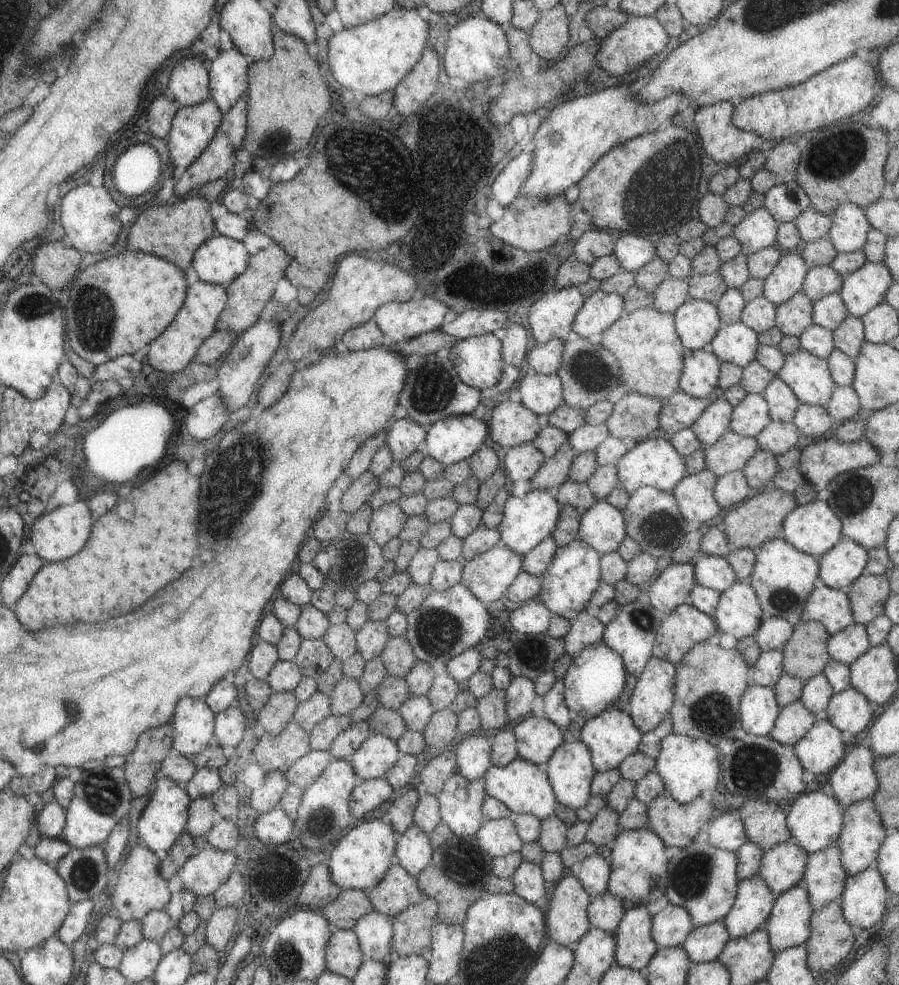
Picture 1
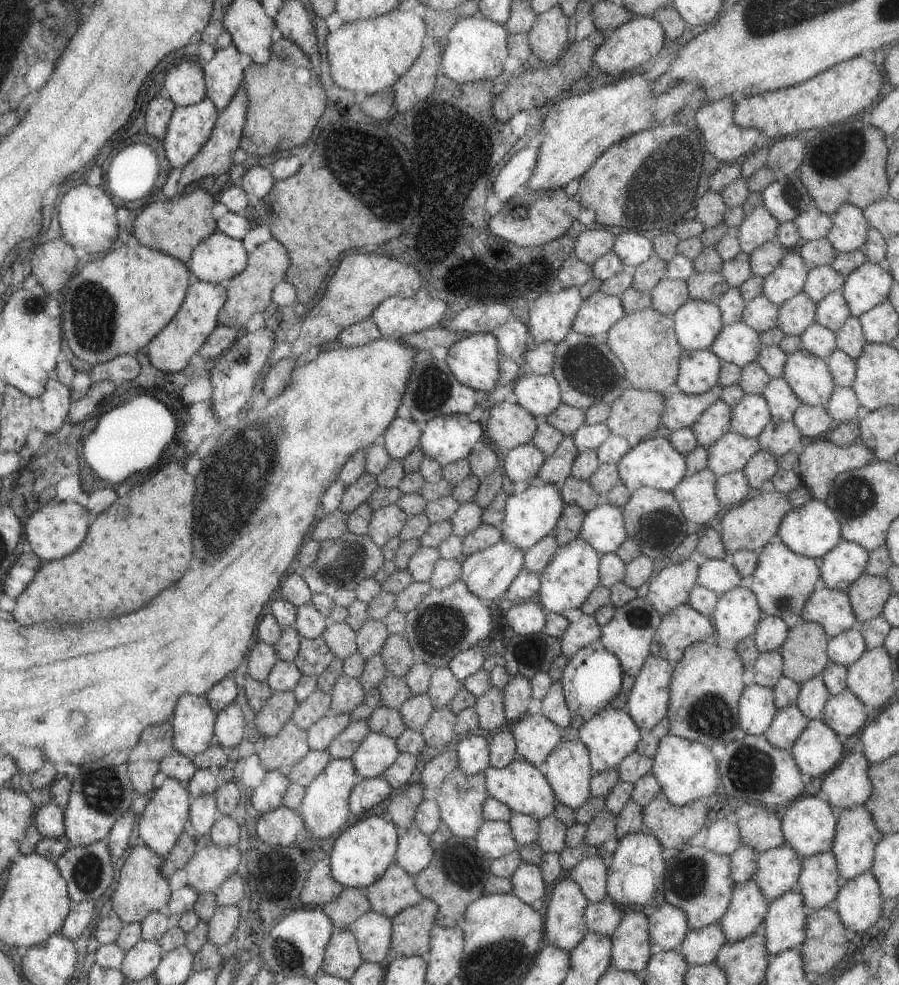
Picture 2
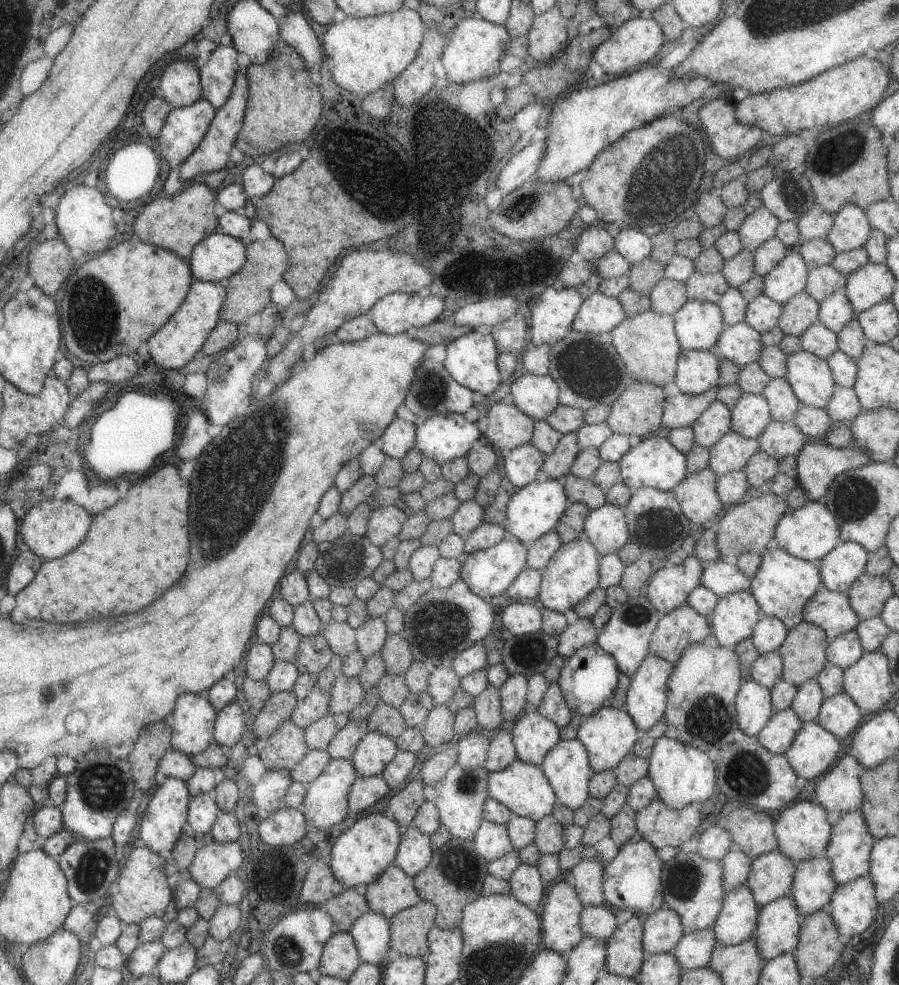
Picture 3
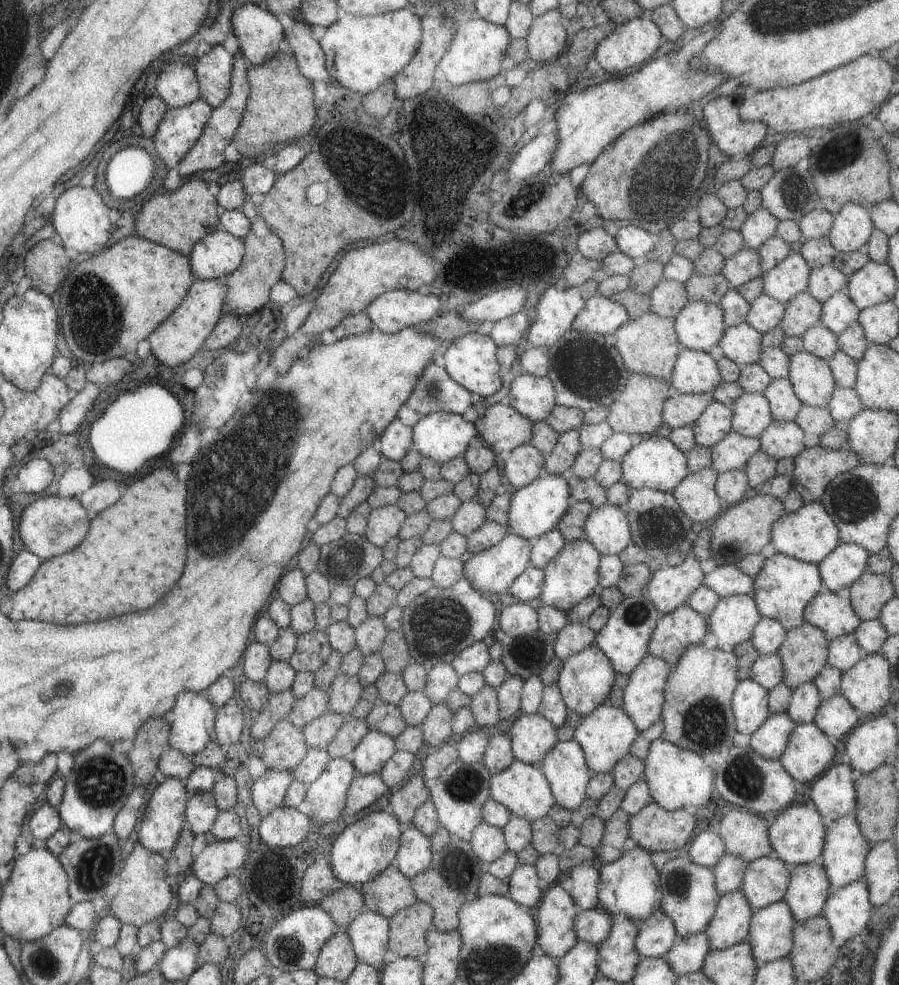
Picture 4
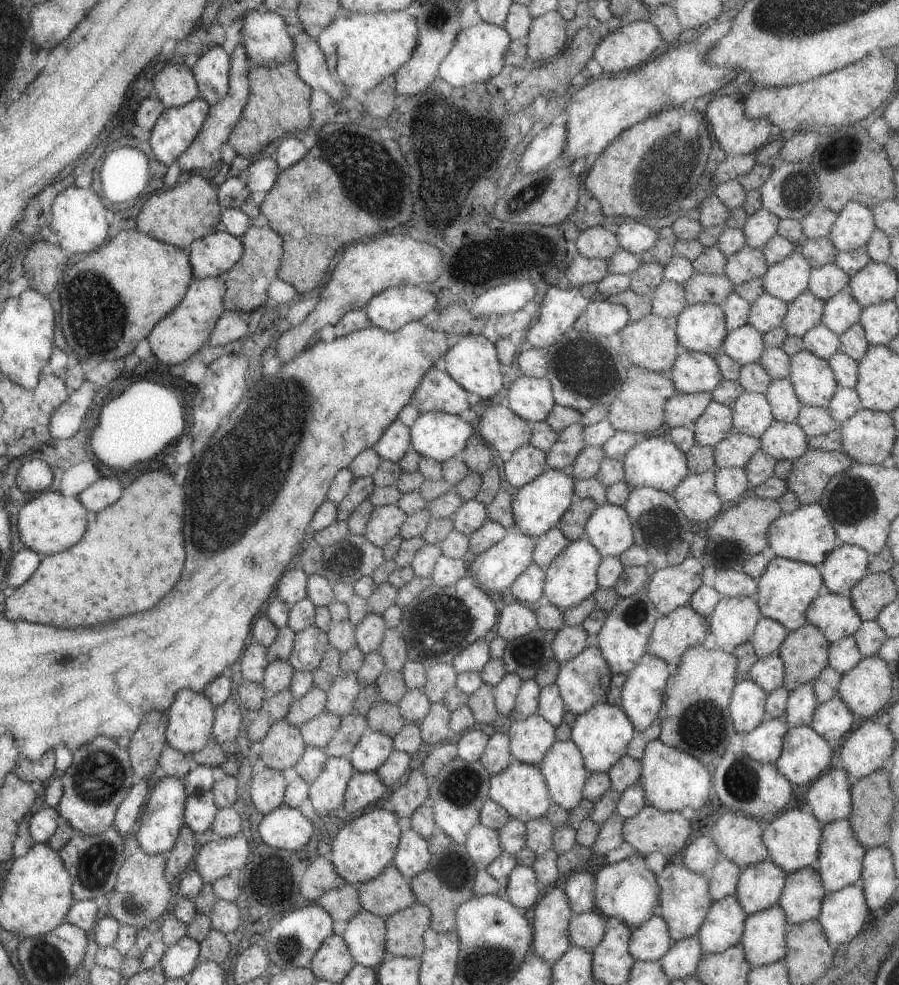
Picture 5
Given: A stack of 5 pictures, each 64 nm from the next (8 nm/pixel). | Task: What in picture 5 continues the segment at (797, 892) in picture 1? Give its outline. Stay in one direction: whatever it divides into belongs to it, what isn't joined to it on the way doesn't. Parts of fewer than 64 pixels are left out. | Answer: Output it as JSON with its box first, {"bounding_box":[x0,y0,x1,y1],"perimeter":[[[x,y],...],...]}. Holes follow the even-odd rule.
{"bounding_box":[738,903,788,968],"perimeter":[[[777,903],[746,916],[738,944],[752,968],[779,961],[785,956],[788,928],[786,914]]]}

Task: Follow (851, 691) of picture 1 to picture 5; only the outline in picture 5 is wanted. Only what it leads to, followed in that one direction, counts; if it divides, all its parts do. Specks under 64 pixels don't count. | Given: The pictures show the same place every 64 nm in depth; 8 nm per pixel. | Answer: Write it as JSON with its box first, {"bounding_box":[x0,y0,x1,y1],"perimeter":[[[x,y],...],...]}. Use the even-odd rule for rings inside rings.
{"bounding_box":[808,696,853,740],"perimeter":[[[837,696],[817,705],[808,725],[827,740],[839,740],[853,728],[853,713]]]}

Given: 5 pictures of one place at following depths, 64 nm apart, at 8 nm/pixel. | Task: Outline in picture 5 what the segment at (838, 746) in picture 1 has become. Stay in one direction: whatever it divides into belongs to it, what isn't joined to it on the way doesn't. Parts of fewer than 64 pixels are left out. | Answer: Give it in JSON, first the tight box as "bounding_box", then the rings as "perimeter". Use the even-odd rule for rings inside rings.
{"bounding_box":[775,724,833,786],"perimeter":[[[808,724],[791,727],[783,735],[775,768],[797,786],[814,781],[830,767],[833,752],[827,741],[819,736]]]}

